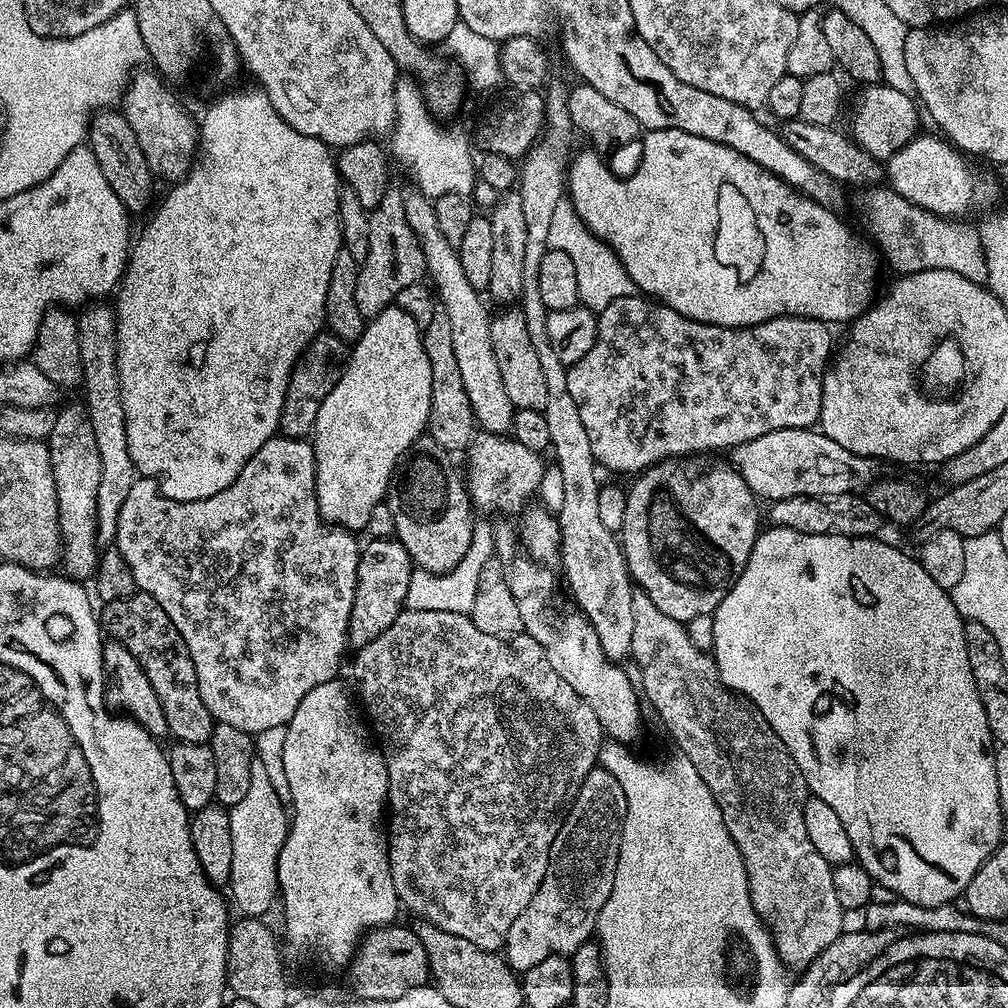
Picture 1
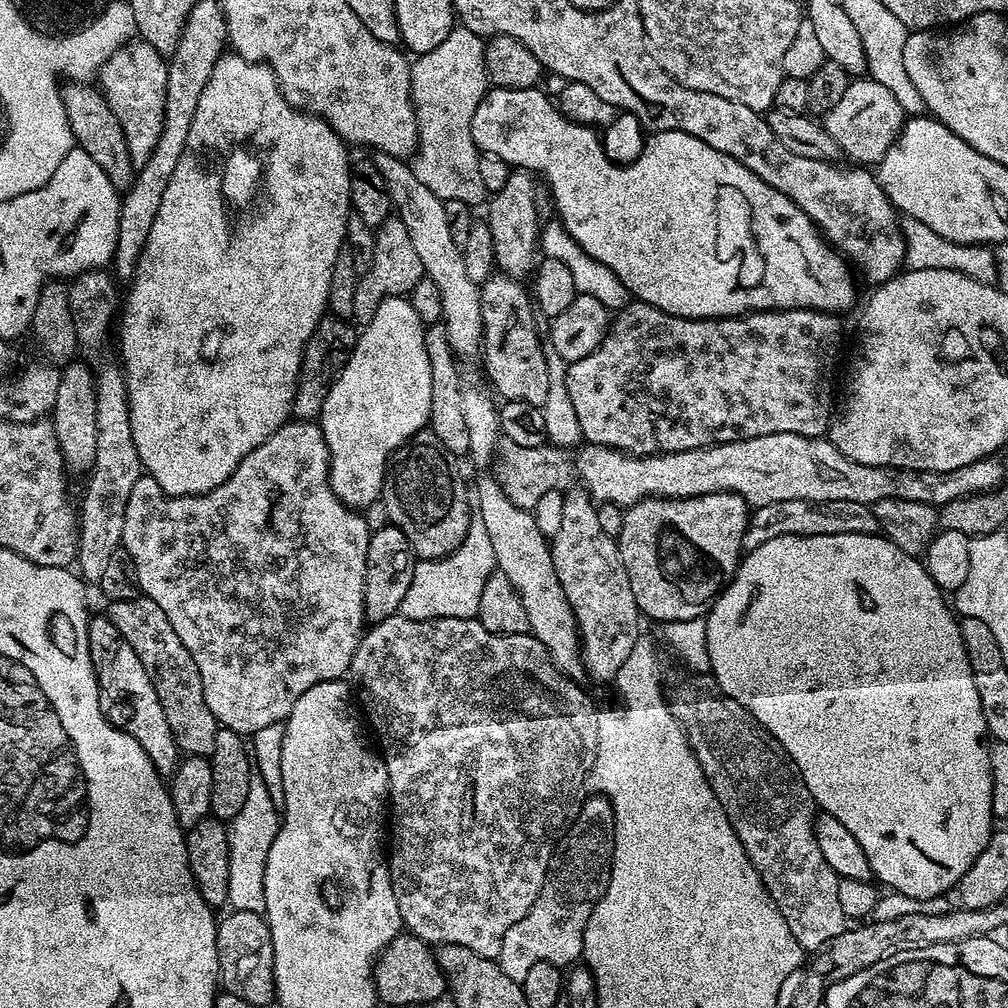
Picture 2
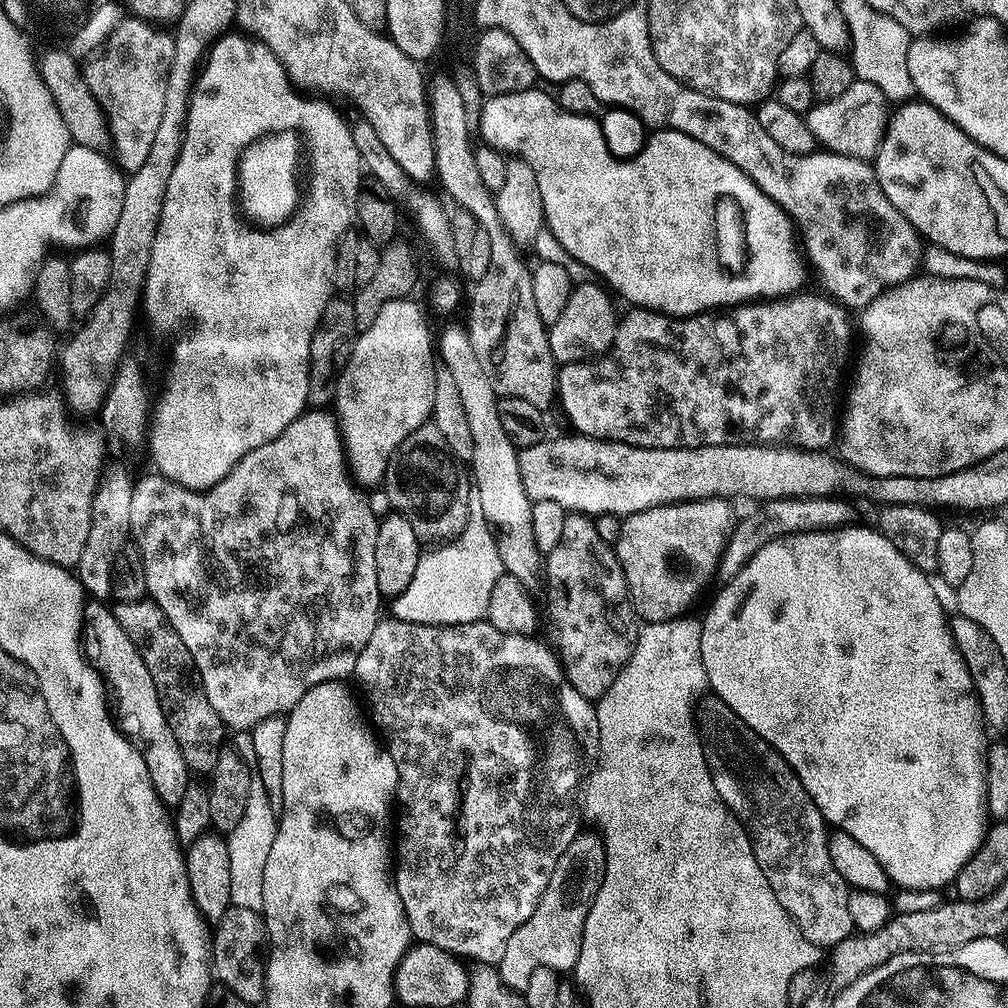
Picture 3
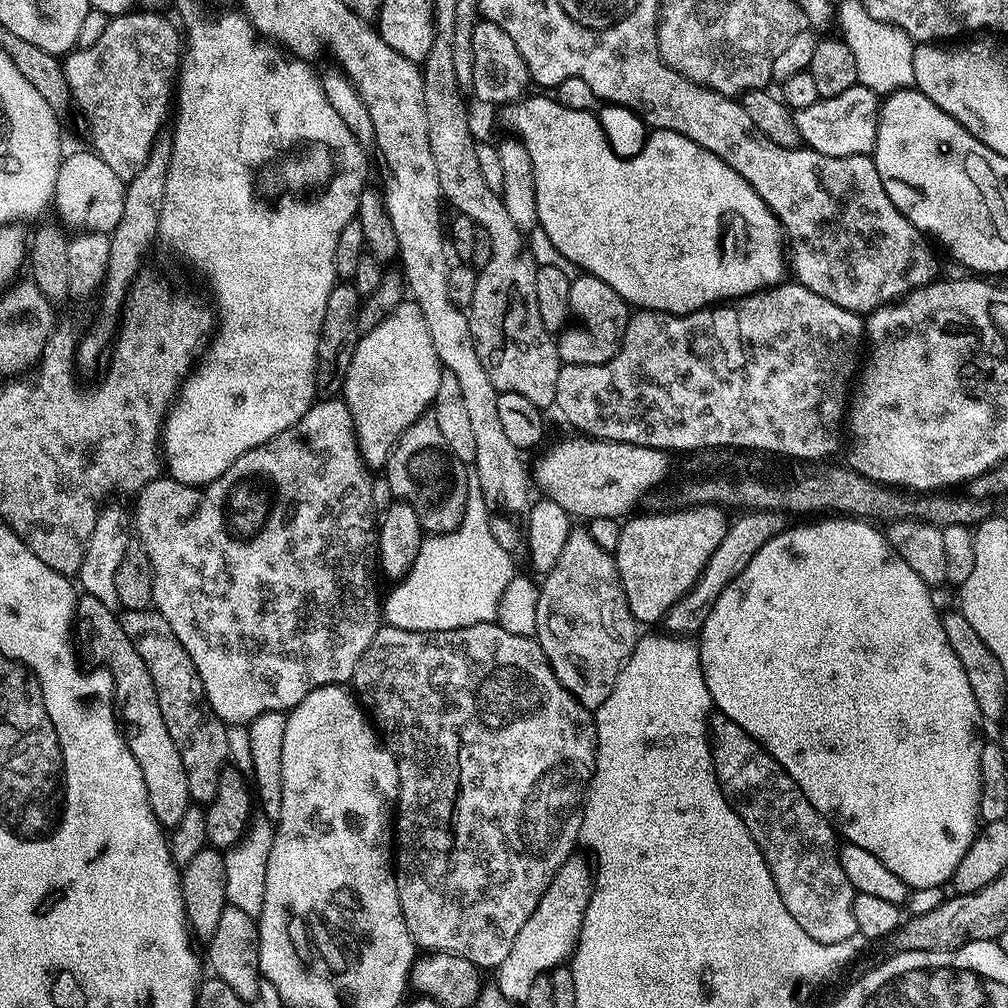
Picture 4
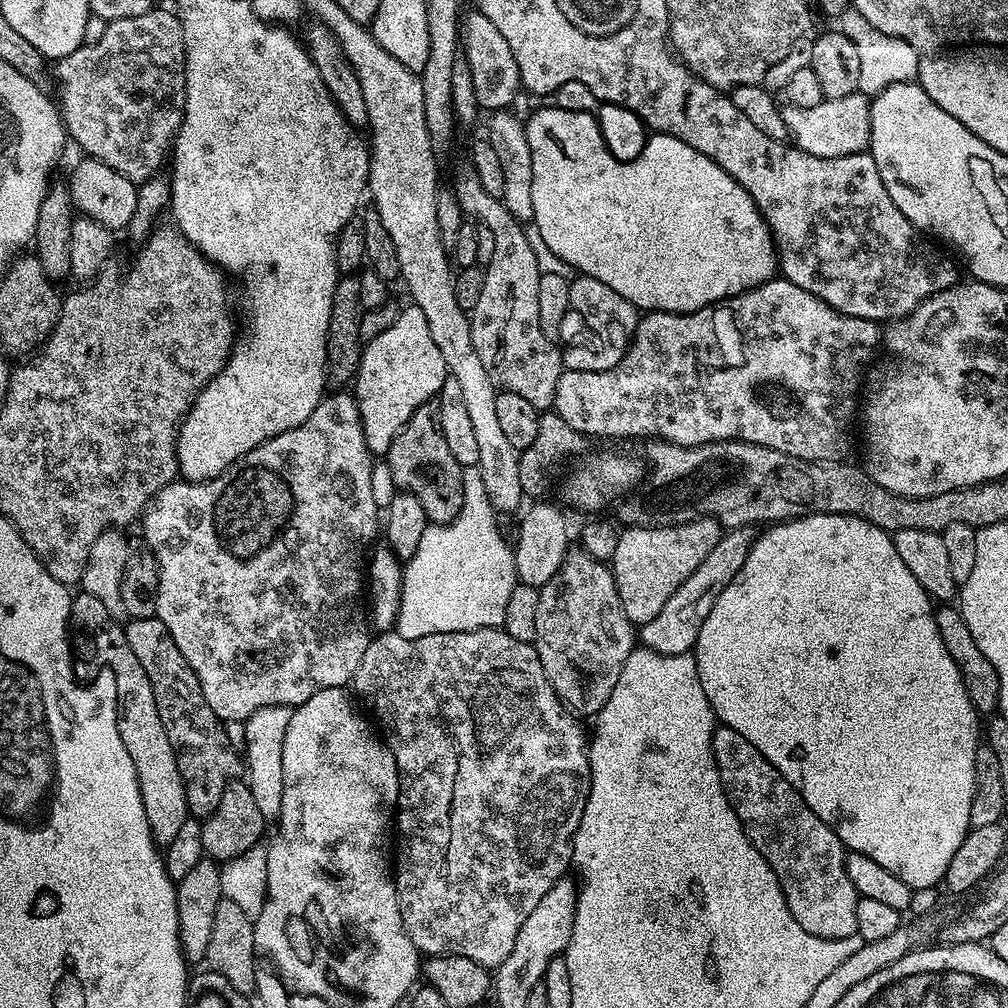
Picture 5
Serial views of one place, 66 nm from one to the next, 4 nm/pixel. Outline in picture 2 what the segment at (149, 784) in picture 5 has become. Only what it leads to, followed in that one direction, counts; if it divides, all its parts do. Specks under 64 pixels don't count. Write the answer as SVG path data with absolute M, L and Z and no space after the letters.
M93 615L89 619L88 649L92 668L96 672L102 714L109 724L130 734L130 738L134 738L138 746L146 750L146 756L150 758L150 762L154 762L161 776L171 777L182 753L174 742L174 734L170 734L170 726L166 723L162 702L158 702L158 694L154 690L154 682L150 674L146 674L146 666L138 662L138 654L134 654L130 642L122 638L118 626L110 622L108 615Z

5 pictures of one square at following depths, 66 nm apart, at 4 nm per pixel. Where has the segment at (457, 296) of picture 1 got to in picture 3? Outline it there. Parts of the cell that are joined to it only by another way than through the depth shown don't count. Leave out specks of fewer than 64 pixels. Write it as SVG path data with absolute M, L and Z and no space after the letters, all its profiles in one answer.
M359 119L357 124L353 123L351 125L351 129L352 137L354 138L354 146L358 146L358 154L360 155L360 163L363 171L367 173L367 175L369 172L369 174L381 184L379 187L383 189L393 201L399 202L402 205L402 208L402 203L404 203L405 209L403 208L403 211L406 213L406 216L406 211L408 211L409 218L416 223L416 228L420 231L421 238L428 243L429 250L432 251L442 263L448 264L451 260L453 263L454 253L452 247L454 246L454 234L450 234L450 212L449 209L444 209L445 201L443 199L440 201L434 193L427 192L427 190L424 189L427 187L421 186L417 181L408 177L406 170L402 170L402 166L398 166L398 162L394 162L394 157L390 155L390 150L386 150L386 146L382 146L381 140L378 139L378 134L374 131L374 126L370 126L364 119Z

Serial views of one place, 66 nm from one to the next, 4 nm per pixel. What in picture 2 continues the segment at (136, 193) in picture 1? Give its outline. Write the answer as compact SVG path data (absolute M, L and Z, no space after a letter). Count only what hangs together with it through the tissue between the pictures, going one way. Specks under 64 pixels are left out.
M68 82L63 85L62 95L66 106L66 116L70 122L70 130L75 147L81 148L102 170L106 170L106 178L117 190L131 188L134 179L134 165L130 158L130 150L126 146L126 138L122 134L122 126L118 118L114 118L114 110L106 102L99 87L88 85L88 82Z

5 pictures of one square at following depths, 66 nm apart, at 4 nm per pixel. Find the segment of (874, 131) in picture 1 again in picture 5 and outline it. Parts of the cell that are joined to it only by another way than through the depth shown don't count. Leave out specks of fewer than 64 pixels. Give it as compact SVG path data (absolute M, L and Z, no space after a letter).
M861 91L846 94L846 98L824 99L818 102L818 106L809 108L788 106L783 113L791 143L806 154L814 154L818 158L838 158L863 152L872 143L872 100Z

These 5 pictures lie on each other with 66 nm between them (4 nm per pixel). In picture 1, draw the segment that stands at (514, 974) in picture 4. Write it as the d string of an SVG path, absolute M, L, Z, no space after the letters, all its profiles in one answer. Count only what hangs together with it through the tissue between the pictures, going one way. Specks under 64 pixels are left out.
M603 766L593 768L564 816L564 825L552 843L546 874L534 898L530 898L530 906L514 918L506 934L502 955L513 972L527 974L551 956L571 957L583 943L593 939L596 919L614 886L625 810L626 794L618 778Z

